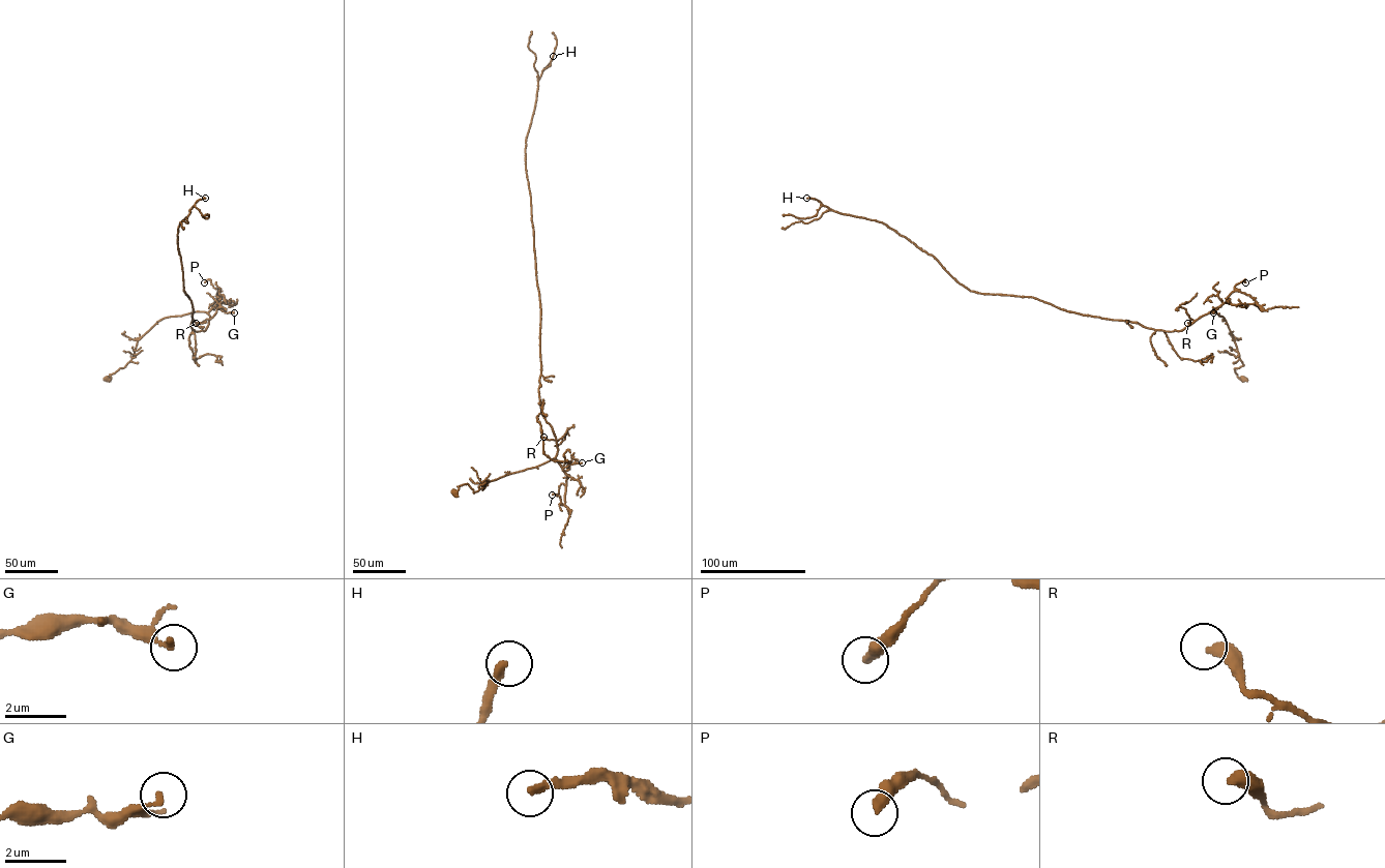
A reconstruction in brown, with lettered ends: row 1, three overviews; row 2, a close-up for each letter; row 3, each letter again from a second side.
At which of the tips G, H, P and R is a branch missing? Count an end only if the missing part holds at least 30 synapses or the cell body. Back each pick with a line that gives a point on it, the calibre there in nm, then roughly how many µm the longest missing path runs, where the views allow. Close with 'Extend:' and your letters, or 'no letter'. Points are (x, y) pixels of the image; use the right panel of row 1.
H: Place: (806, 198). Thickness 280 nm. Missing length about 100 µm
Extend: H

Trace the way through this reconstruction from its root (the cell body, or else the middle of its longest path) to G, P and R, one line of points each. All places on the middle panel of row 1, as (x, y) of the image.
G: (455, 491), (458, 486), (468, 484), (474, 492), (487, 482), (554, 458), (562, 468), (582, 462)
P: (455, 491), (468, 484), (474, 492), (487, 482), (554, 458), (568, 478), (552, 495)
R: (455, 491), (458, 486), (468, 484), (474, 492), (487, 482), (553, 458), (557, 452), (557, 441), (543, 437)

